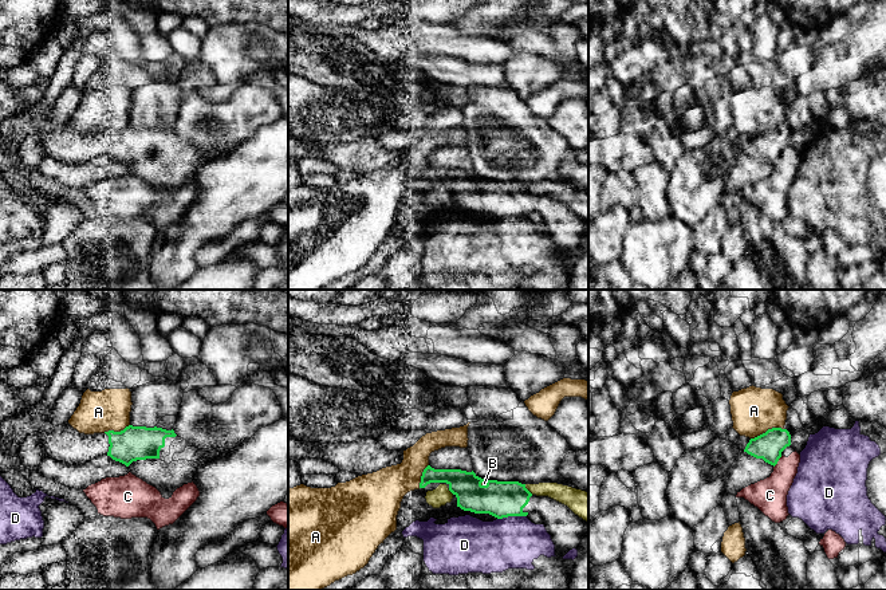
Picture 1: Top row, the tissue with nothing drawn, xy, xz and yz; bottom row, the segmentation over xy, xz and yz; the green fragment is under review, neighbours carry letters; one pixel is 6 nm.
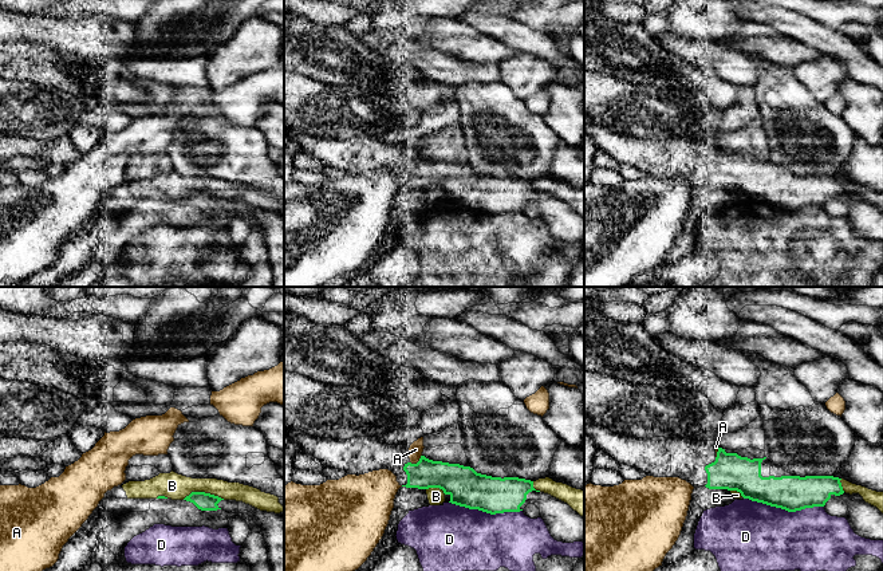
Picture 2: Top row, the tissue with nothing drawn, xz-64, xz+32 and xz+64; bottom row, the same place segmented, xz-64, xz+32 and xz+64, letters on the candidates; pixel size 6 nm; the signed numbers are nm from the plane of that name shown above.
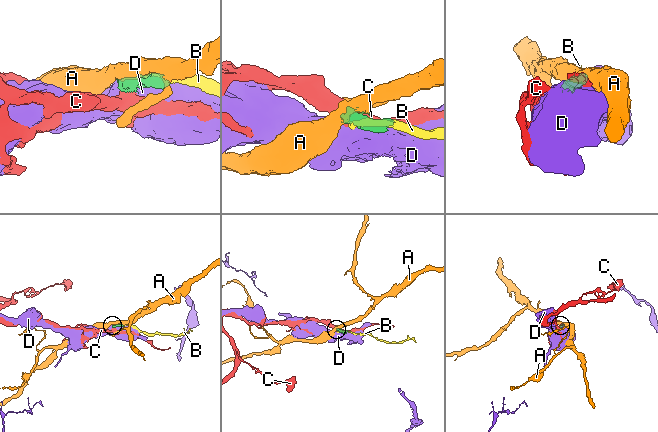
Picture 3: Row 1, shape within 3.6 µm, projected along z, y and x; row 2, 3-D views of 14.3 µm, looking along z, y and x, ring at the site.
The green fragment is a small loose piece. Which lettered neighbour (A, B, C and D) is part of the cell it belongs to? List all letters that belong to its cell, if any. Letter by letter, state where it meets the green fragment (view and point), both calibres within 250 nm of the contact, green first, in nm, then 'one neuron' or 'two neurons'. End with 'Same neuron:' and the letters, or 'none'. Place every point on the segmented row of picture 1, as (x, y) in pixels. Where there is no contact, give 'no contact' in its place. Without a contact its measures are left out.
A: yz (768, 429) | 160/280 nm | two neurons
B: xz (527, 490) | 220/120 nm | two neurons
C: yz (778, 460) | 160/200 nm | two neurons
D: xz (511, 515) | 220/320 nm | two neurons
Same neuron: none

